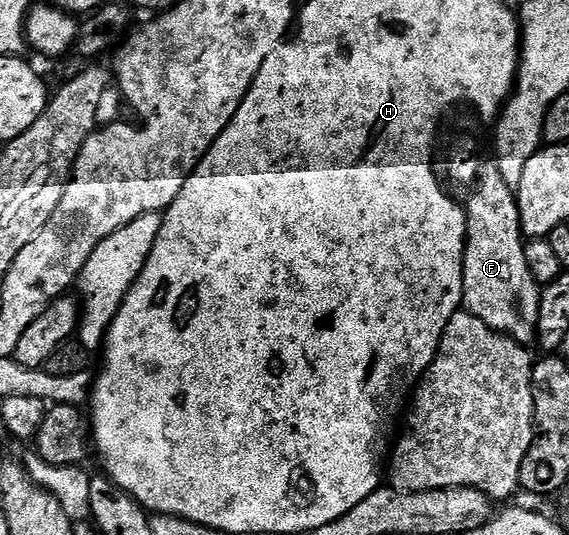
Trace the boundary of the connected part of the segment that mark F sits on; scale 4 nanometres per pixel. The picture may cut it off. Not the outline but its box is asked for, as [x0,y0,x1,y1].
[463,166,541,346]

